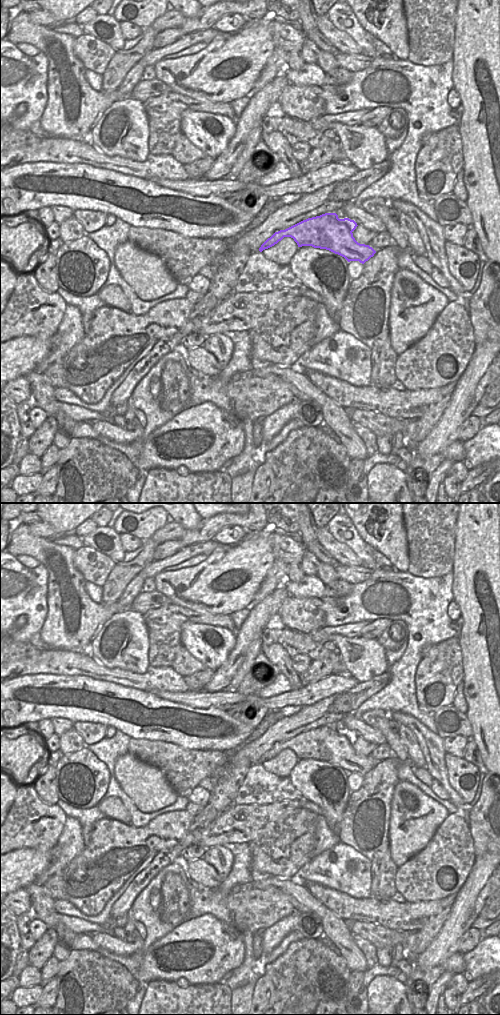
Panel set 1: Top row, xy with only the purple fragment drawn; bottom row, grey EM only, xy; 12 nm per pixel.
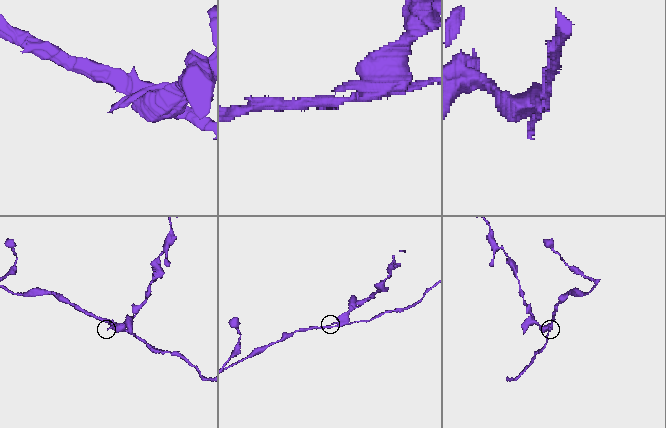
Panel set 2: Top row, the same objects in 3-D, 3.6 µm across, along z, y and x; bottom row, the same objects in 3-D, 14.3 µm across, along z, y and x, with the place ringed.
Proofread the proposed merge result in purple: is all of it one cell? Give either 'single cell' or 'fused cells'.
fused cells

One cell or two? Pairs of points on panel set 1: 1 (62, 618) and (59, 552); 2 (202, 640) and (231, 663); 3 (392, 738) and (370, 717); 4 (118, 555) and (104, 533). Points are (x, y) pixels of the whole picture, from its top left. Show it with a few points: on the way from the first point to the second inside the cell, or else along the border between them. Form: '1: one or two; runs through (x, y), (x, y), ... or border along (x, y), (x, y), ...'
1: one; runs through (60, 602), (60, 568)
2: two; border along (236, 638), (235, 644), (226, 660), (215, 671)
3: one; runs through (387, 732), (376, 721)
4: one; runs through (114, 549), (113, 538), (110, 536)

